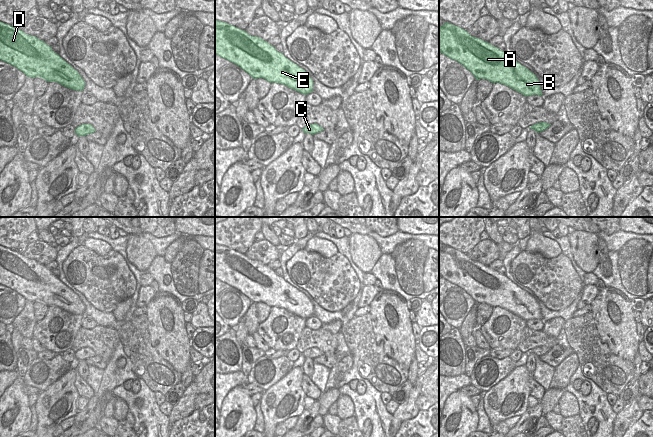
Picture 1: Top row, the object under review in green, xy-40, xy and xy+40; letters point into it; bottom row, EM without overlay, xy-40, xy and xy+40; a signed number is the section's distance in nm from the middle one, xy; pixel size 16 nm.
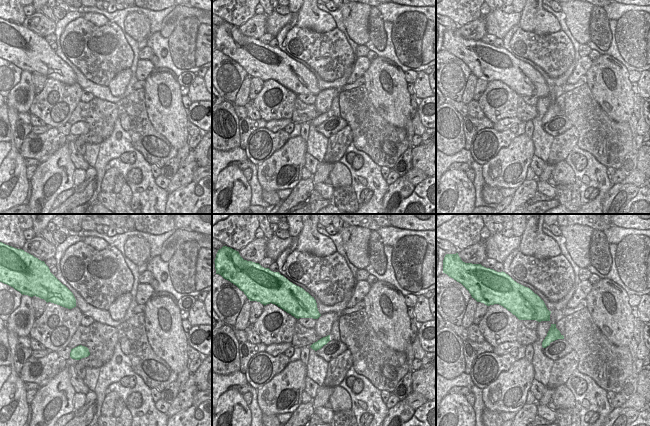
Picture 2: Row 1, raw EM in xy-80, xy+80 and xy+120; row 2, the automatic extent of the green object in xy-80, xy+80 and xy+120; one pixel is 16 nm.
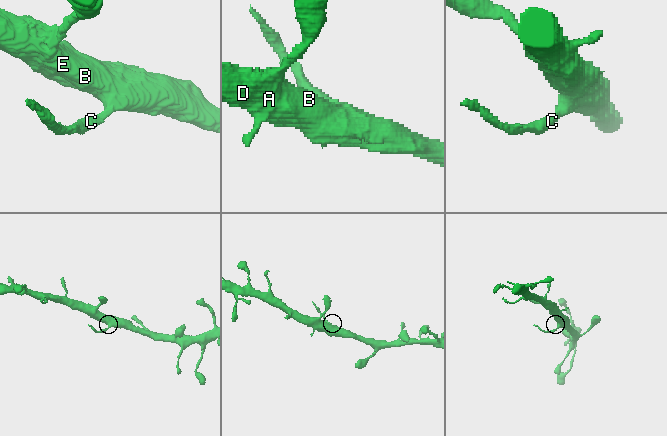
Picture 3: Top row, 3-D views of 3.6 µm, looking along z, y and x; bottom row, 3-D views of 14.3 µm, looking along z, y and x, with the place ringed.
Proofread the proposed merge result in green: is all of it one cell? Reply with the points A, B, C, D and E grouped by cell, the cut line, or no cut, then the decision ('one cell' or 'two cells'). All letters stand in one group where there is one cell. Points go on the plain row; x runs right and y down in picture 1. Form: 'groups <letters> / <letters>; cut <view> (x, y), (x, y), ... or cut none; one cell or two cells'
groups A B D E / C; cut xy+40 (540, 346), (543, 354); two cells

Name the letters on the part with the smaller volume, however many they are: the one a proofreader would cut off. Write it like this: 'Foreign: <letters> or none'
Foreign: C.

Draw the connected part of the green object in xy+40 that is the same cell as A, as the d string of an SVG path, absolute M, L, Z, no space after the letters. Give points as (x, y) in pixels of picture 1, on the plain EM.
M445 246L439 251L439 276L462 288L476 304L486 303L493 308L506 309L526 321L543 319L538 302L528 292L514 284L506 275L471 260L466 254L451 247Z

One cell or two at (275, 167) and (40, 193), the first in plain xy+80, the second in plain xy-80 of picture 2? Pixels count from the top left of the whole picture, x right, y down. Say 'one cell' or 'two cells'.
one cell

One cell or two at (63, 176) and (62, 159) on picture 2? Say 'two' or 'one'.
one

